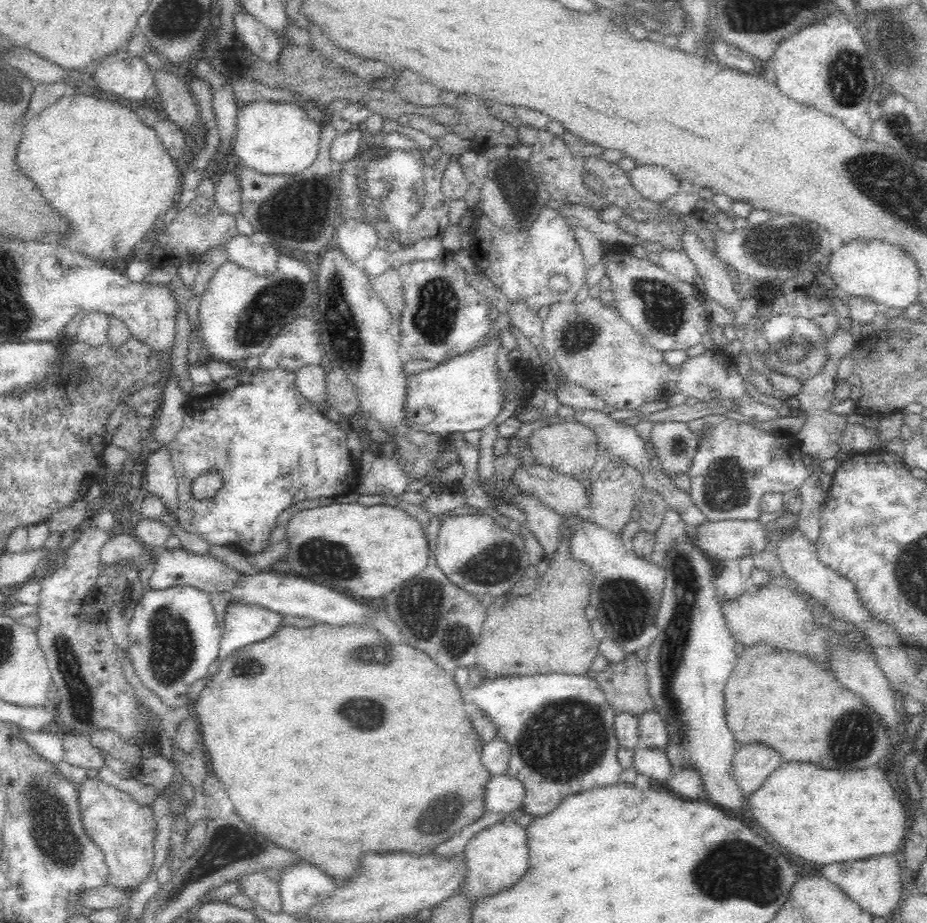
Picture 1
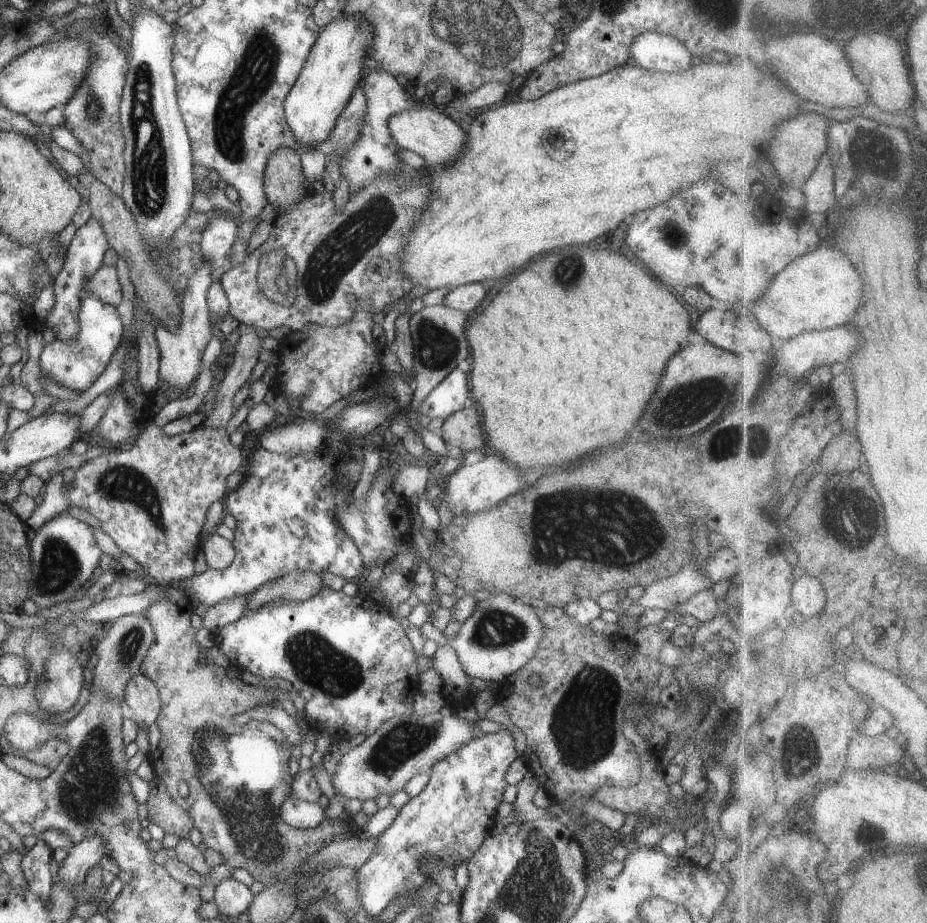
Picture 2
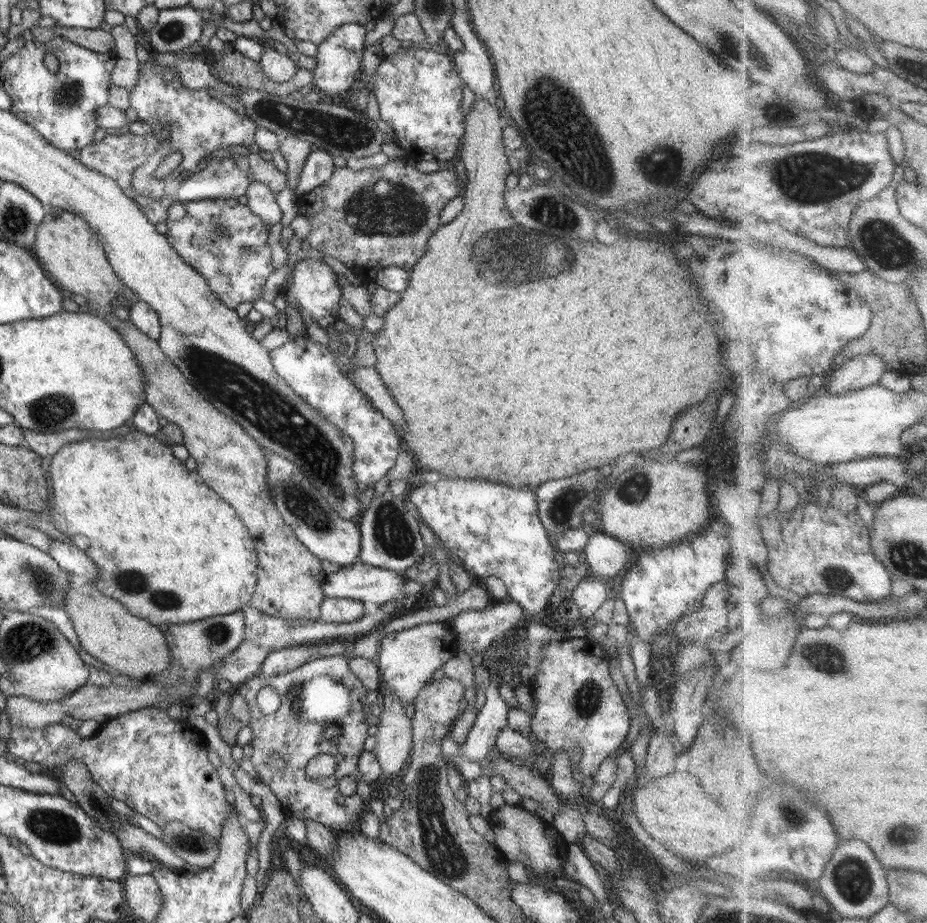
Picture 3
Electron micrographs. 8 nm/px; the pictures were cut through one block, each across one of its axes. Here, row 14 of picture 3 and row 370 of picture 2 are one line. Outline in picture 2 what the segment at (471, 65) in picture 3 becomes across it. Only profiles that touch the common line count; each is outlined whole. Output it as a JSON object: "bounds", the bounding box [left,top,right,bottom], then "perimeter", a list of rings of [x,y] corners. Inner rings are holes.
{"bounds":[416,367,471,422],"perimeter":[[[456,367],[452,372],[422,401],[416,415],[427,422],[432,418],[445,418],[463,409],[471,402],[469,375]]]}

